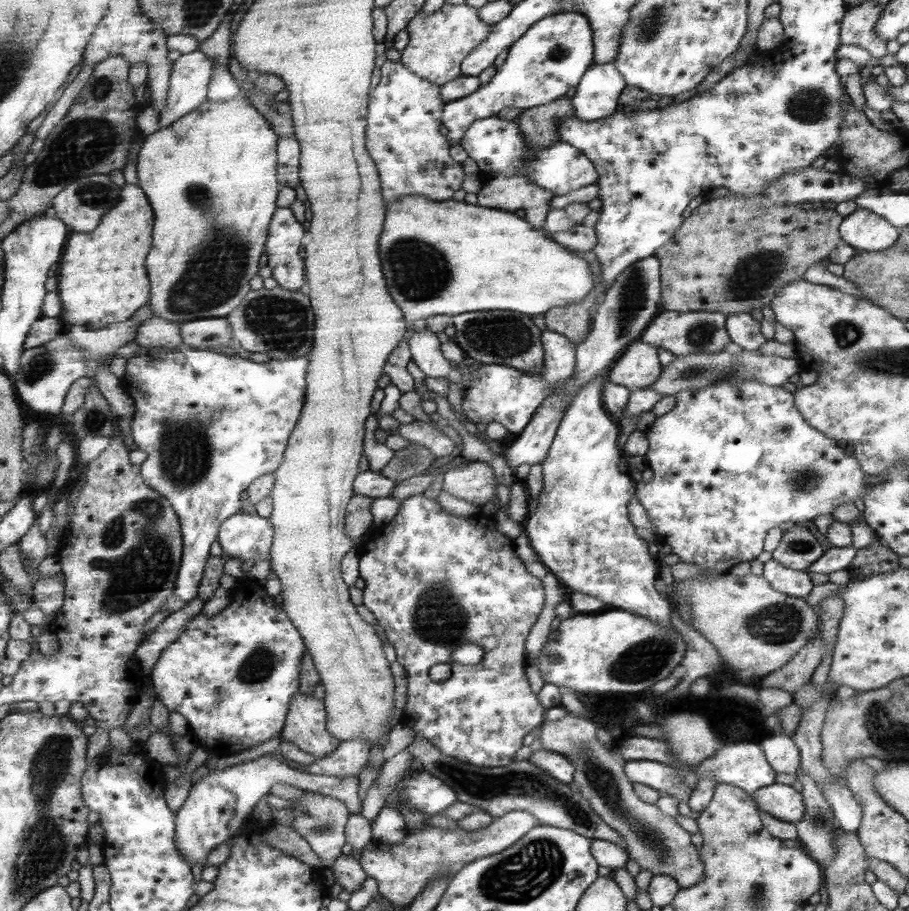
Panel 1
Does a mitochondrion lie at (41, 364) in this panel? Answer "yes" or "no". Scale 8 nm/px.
yes

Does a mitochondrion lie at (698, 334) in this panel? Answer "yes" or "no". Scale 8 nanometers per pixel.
yes

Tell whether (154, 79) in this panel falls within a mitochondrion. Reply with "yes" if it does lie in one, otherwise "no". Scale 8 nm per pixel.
no

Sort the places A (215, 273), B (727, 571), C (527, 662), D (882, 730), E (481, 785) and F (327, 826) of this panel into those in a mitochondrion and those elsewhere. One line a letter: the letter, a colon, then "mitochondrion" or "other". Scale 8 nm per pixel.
A: mitochondrion
B: other
C: other
D: mitochondrion
E: mitochondrion
F: mitochondrion

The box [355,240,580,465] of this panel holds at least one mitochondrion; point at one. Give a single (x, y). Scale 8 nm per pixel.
(503, 336)

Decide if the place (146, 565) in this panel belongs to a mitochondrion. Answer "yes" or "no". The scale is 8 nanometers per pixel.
yes

